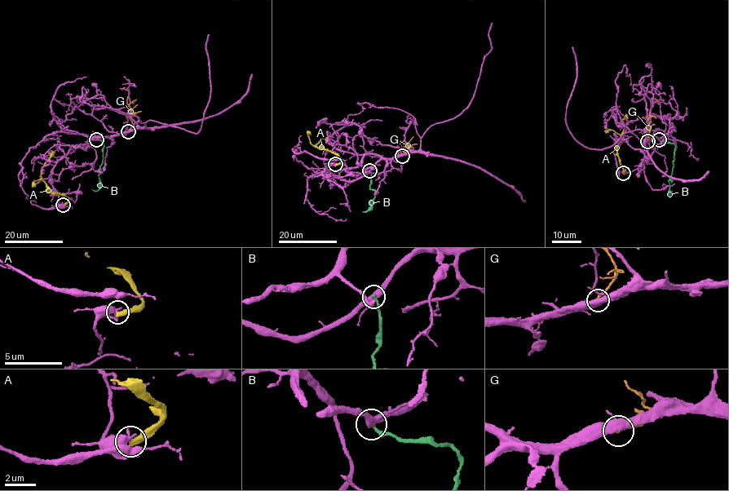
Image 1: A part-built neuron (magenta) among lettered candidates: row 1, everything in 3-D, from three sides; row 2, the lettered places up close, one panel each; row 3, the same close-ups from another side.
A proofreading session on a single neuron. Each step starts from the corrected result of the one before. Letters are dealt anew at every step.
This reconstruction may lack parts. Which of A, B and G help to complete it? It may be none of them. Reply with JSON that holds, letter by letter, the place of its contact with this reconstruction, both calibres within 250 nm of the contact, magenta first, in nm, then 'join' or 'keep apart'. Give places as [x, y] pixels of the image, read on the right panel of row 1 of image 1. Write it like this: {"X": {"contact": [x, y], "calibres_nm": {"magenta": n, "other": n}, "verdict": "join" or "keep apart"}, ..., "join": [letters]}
{"A": {"contact": [623, 173], "calibres_nm": {"magenta": 280, "other": 400}, "verdict": "keep apart"}, "B": {"contact": [659, 139], "calibres_nm": {"magenta": 360, "other": 240}, "verdict": "keep apart"}, "G": {"contact": [647, 141], "calibres_nm": {"magenta": 440, "other": 200}, "verdict": "keep apart"}, "join": []}

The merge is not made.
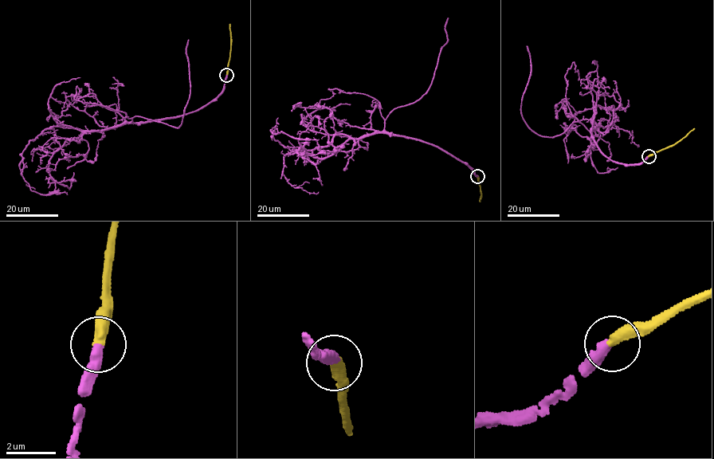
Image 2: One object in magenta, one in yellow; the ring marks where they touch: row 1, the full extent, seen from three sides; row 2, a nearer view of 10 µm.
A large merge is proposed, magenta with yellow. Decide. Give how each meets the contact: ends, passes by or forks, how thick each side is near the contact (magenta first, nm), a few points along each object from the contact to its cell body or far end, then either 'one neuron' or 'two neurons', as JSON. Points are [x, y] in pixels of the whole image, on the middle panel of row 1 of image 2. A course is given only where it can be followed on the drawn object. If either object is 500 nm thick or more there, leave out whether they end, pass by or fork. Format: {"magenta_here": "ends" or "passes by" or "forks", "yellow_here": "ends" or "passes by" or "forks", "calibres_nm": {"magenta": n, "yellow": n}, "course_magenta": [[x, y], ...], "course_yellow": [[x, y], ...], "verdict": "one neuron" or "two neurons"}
{"magenta_here": "ends", "yellow_here": "ends", "calibres_nm": {"magenta": 440, "yellow": 460}, "course_magenta": [[477, 176], [433, 145], [388, 133], [347, 139], [331, 154], [313, 158], [285, 147], [271, 130], [317, 140]], "course_yellow": [[477, 176], [480, 202]], "verdict": "one neuron"}

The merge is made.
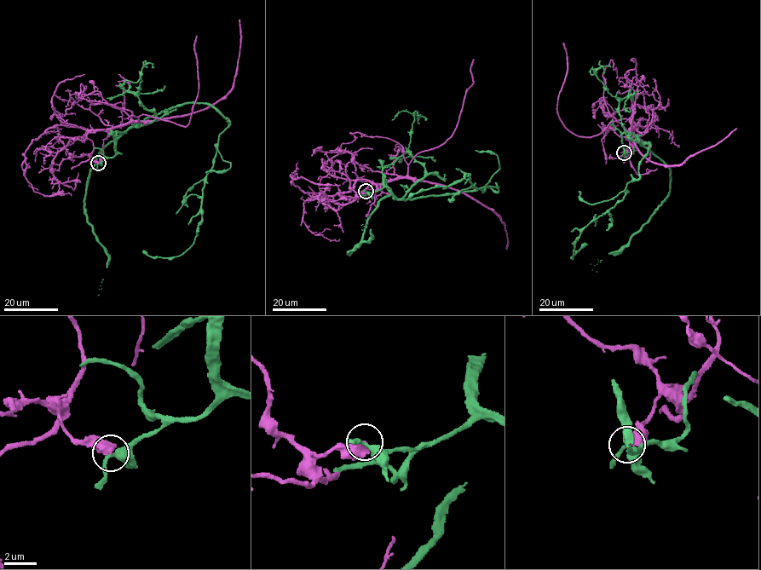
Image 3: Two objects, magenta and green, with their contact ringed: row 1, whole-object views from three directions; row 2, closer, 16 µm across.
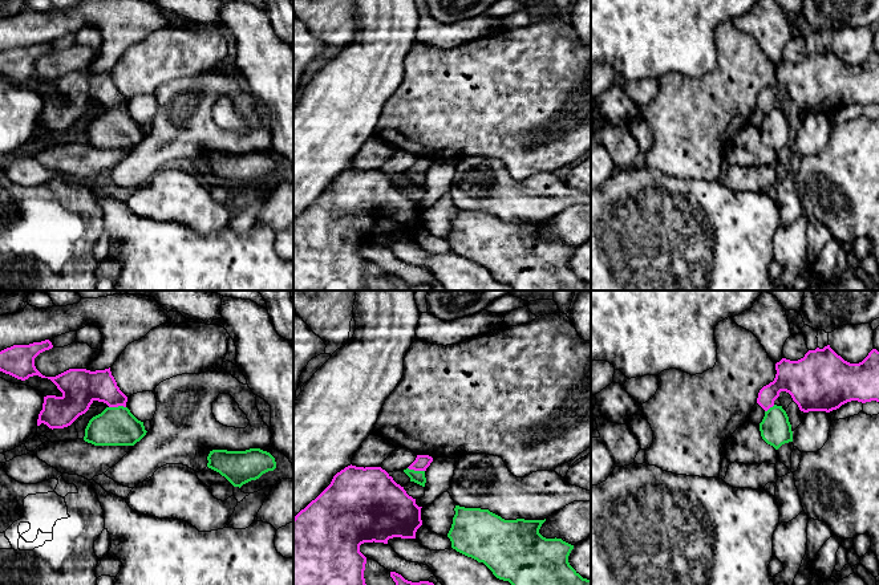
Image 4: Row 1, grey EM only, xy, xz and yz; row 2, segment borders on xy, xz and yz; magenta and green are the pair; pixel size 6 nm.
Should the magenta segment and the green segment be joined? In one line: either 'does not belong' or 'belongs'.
does not belong

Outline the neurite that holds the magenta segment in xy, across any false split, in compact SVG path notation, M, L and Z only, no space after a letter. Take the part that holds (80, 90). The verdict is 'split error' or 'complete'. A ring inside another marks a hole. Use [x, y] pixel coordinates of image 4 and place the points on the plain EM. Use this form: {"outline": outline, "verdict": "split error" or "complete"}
{"outline": "M45 42L13 48L0 54L0 74L21 84L33 78L48 81L62 96L61 99L44 99L37 129L44 126L52 133L68 130L85 117L94 103L104 105L109 110L126 110L127 99L117 89L110 70L96 74L69 72L56 80L42 78L35 69L35 61L52 50L52 45Z", "verdict": "complete"}

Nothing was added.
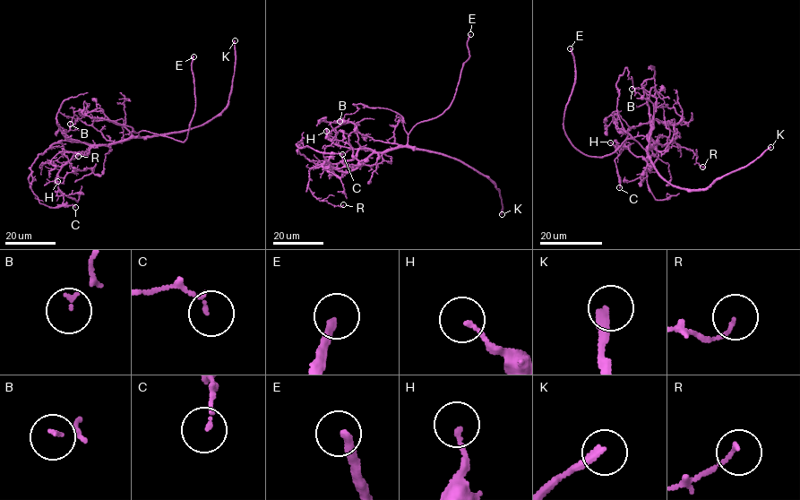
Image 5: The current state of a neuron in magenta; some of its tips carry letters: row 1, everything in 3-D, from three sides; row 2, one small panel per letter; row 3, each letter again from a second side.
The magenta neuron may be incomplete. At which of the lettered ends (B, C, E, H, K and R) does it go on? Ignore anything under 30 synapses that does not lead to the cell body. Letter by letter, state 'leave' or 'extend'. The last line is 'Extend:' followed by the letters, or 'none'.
B: leave
C: leave
E: leave
H: leave
K: extend
R: leave
Extend: K

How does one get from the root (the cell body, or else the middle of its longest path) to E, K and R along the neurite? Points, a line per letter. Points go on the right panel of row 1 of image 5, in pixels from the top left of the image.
E: (649, 150), (632, 139), (602, 157), (585, 155), (573, 146), (563, 124), (575, 77), (570, 48)
K: (649, 150), (648, 157), (659, 176), (673, 186), (691, 191), (705, 188), (744, 168), (770, 147)
R: (649, 150), (648, 136), (658, 139), (654, 146), (659, 136), (666, 136), (692, 150), (702, 167)

